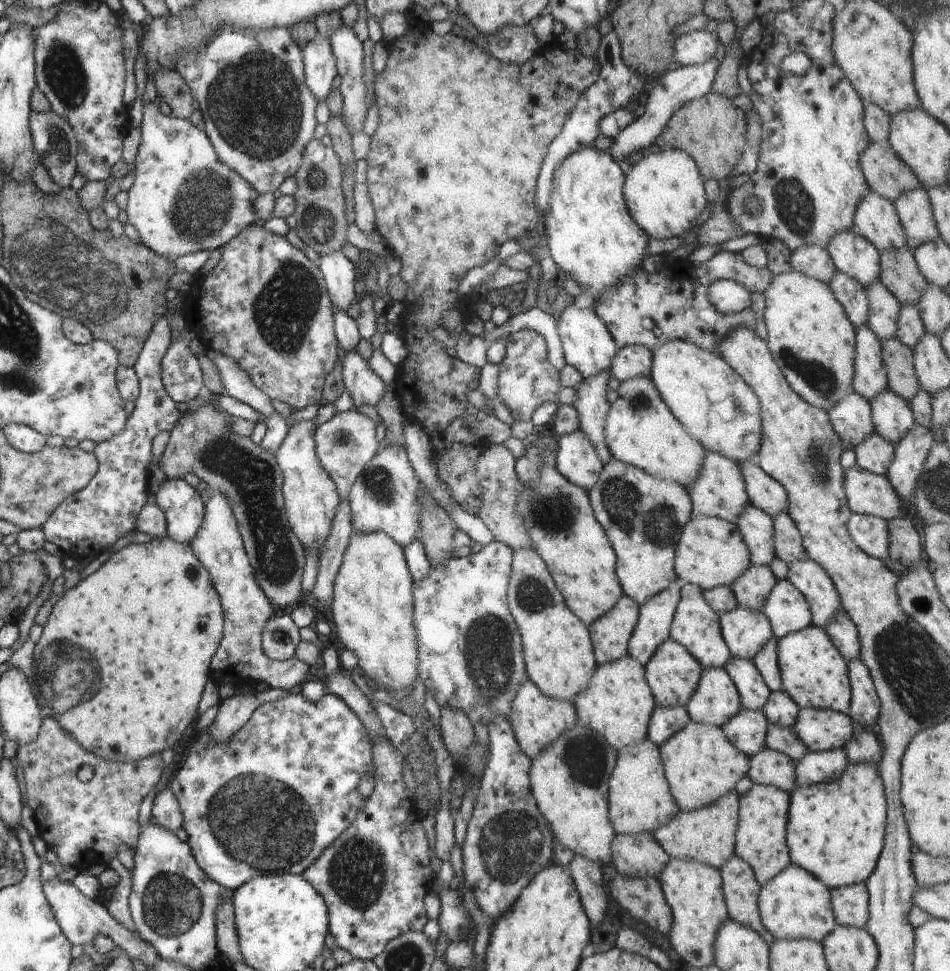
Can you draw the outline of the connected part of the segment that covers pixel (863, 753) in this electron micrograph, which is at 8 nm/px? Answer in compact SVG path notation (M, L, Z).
M864 730L858 738L852 736L852 740L843 749L850 764L875 764L878 766L881 759L880 744L878 731Z

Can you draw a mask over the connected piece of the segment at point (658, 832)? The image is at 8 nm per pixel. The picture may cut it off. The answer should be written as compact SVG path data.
M730 794L694 812L678 811L678 814L654 830L654 838L670 858L704 862L720 870L735 855L735 832L738 824L739 794Z

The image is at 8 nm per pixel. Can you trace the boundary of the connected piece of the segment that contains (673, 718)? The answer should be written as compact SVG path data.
M655 706L648 721L647 738L652 744L662 746L670 736L680 732L690 719L685 706L676 706L676 708Z

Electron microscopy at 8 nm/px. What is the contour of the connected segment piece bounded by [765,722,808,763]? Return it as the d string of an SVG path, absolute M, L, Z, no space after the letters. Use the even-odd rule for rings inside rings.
M770 722L768 723L765 746L770 750L786 754L796 763L808 754L807 746L795 734L793 728L784 728L784 726L778 726L778 724Z

